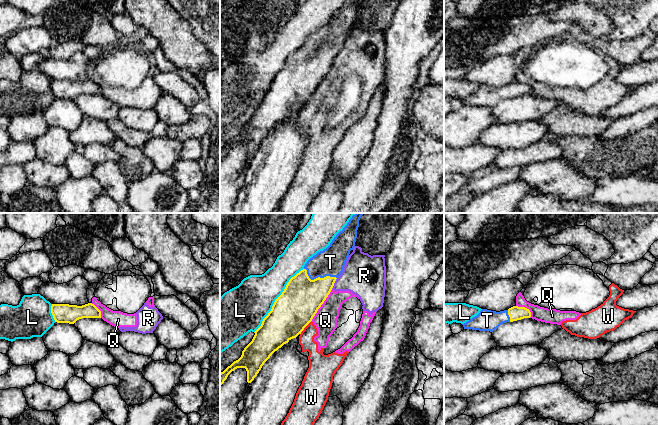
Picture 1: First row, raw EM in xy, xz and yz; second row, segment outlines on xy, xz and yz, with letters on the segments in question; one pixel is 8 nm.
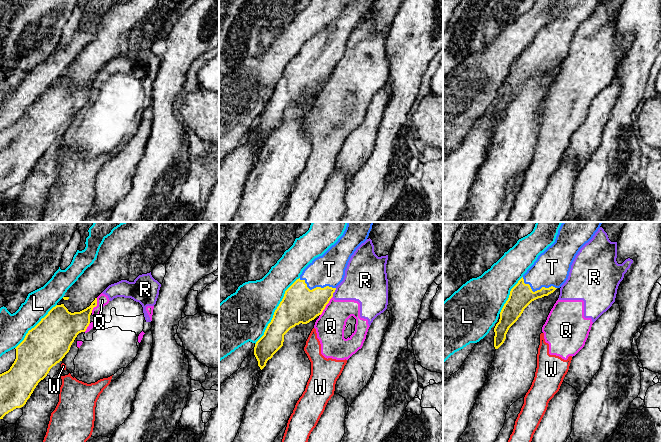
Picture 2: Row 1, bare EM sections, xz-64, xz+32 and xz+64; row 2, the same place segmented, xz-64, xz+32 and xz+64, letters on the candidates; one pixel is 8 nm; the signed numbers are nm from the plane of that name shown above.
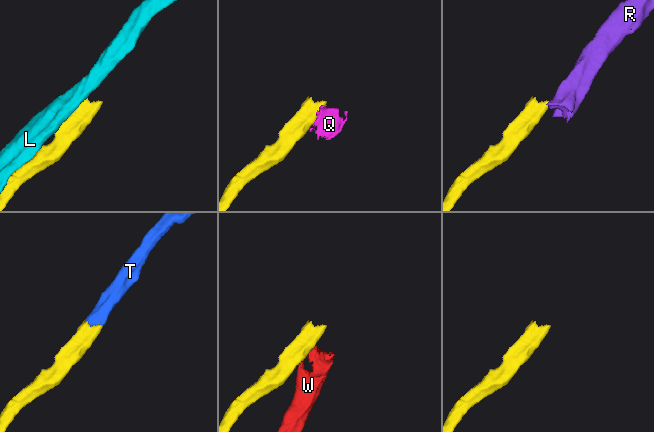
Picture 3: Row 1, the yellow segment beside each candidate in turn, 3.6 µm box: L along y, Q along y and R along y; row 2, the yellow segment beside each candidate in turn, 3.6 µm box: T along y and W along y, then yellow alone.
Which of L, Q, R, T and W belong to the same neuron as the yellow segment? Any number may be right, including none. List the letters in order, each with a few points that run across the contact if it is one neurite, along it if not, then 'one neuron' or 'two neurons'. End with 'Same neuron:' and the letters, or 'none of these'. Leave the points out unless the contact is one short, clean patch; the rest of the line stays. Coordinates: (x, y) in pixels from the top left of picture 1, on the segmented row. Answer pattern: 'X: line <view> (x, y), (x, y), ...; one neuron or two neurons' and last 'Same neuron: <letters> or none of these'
L: two neurons
Q: line xz (332, 289), (310, 321); two neurons
R: line xz (337, 278), (331, 288); two neurons
T: line xz (302, 297), (318, 277), (320, 272), (330, 262); one neuron
W: line xz (310, 321), (300, 334); two neurons
Same neuron: T

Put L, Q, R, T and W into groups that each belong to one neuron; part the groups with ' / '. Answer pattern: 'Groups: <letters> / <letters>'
Groups: L / Q R W / T

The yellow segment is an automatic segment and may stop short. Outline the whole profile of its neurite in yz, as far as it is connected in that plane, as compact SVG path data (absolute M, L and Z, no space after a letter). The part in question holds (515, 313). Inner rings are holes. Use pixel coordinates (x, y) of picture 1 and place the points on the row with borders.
M513 306L500 312L482 309L477 316L462 325L464 329L493 332L503 323L530 317L531 312L525 307Z

